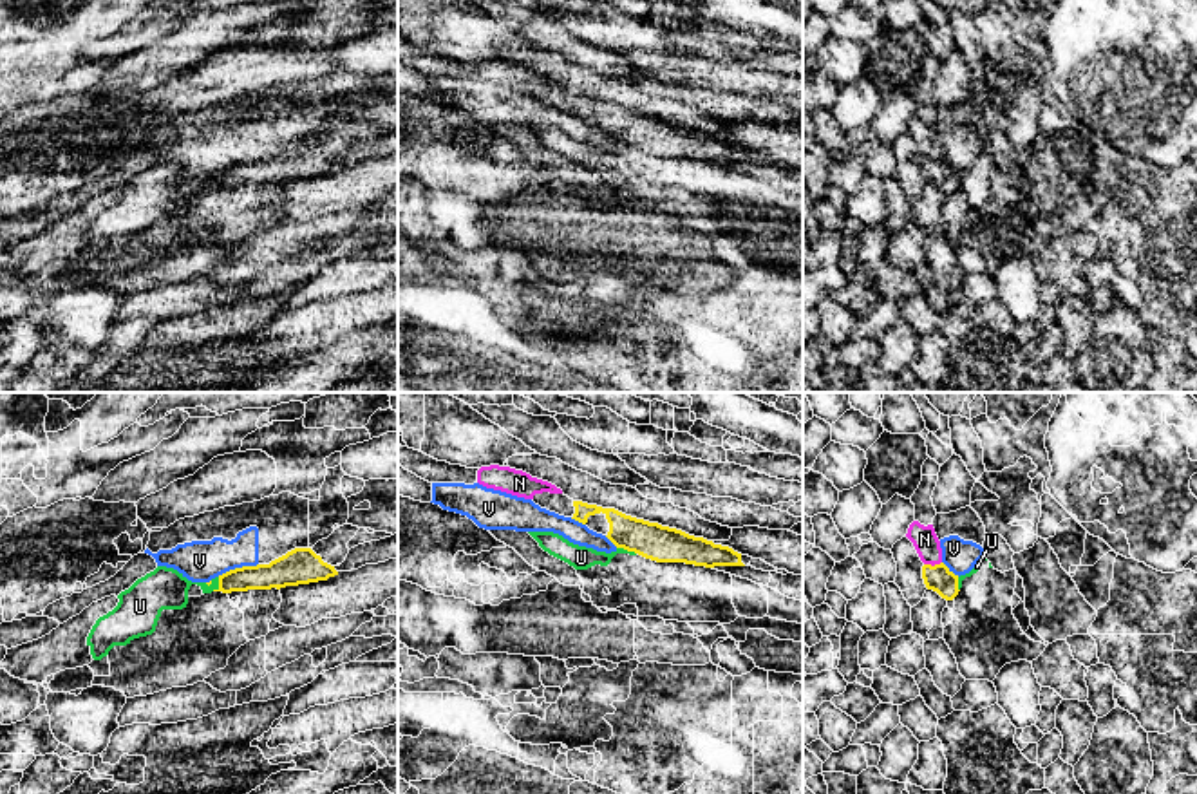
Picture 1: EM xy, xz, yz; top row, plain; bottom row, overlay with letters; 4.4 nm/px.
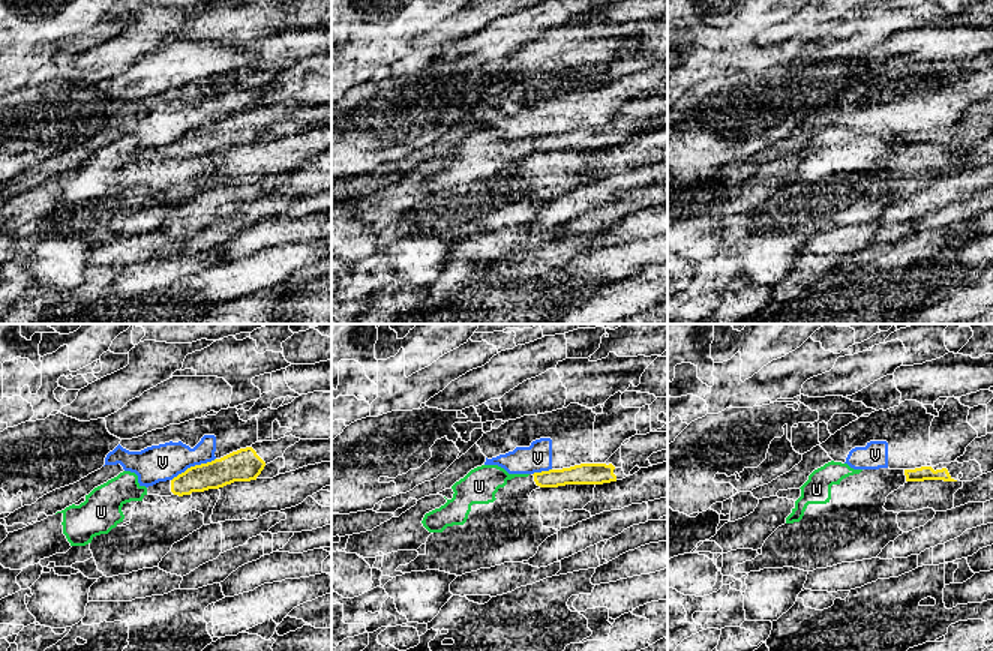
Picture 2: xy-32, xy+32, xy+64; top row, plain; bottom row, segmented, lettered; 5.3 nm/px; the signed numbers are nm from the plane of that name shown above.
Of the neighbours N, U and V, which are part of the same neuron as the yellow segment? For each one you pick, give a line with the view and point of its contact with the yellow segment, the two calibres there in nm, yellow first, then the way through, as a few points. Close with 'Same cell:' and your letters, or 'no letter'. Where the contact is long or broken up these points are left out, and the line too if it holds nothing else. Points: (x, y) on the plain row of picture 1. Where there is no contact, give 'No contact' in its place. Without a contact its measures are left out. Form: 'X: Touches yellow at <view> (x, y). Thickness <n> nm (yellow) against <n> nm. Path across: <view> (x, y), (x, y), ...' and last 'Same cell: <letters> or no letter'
Same cell: no letter

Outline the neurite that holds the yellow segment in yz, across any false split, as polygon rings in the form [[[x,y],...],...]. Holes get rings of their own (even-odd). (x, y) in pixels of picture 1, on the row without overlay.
[[[944,157],[924,159],[922,174],[928,184],[937,186],[942,194],[953,195],[958,190],[958,170],[955,170]]]

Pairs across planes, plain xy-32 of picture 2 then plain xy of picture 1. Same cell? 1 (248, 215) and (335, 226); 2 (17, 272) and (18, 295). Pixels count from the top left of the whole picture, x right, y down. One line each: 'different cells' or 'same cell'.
1: different cells
2: different cells

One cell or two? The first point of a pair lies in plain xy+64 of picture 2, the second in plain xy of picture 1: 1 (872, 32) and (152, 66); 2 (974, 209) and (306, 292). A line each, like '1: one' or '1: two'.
1: one
2: two

